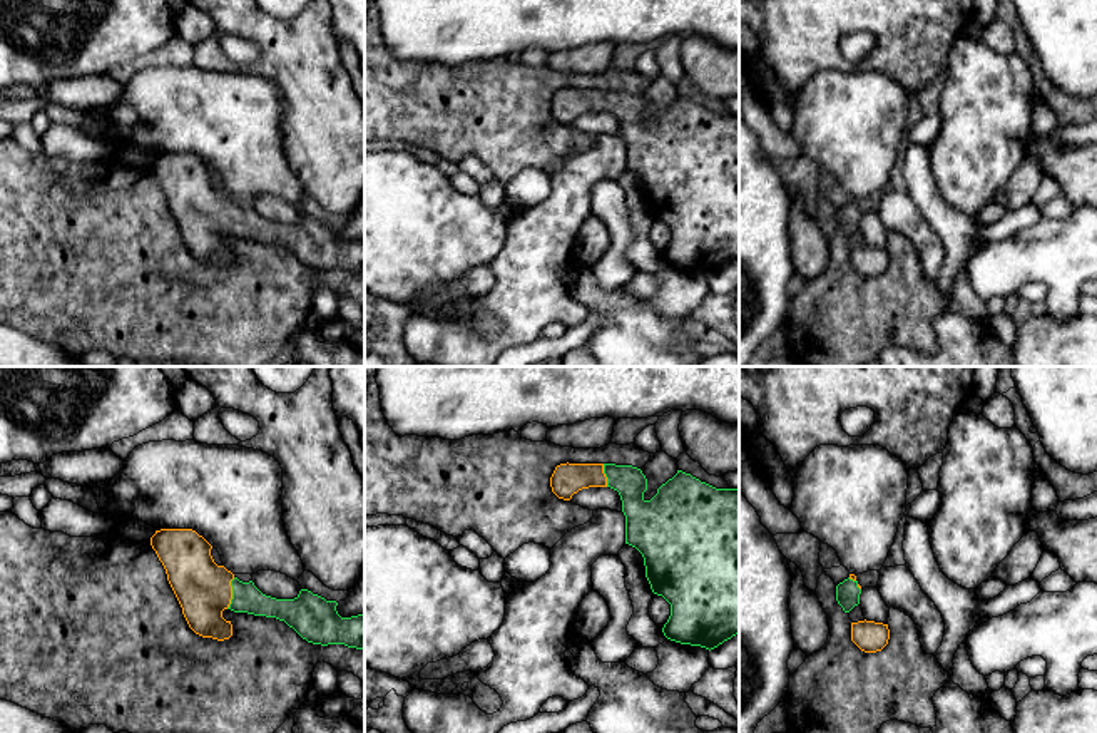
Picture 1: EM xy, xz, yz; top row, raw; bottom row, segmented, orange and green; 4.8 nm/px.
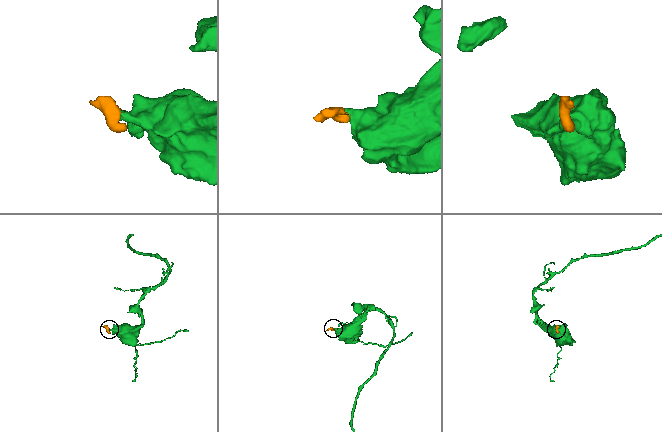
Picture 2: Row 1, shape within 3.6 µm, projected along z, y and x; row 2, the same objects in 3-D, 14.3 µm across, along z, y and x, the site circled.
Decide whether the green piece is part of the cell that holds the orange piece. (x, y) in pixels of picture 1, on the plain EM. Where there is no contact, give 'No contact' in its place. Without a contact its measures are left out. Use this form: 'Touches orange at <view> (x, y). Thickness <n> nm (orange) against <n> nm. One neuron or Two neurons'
Touches orange at xy (231, 218). Thickness 260 nm (orange) against 140 nm. One neuron

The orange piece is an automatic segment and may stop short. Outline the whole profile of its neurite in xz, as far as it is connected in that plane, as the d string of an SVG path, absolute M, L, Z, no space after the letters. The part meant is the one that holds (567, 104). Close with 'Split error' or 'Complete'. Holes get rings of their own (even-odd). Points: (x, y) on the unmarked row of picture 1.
M569 87L555 92L550 112L564 126L589 112L619 117L625 141L625 169L642 179L652 218L671 229L671 241L662 253L667 264L711 276L739 259L739 114L716 114L677 95L645 126L647 104L640 94Z. Split error

